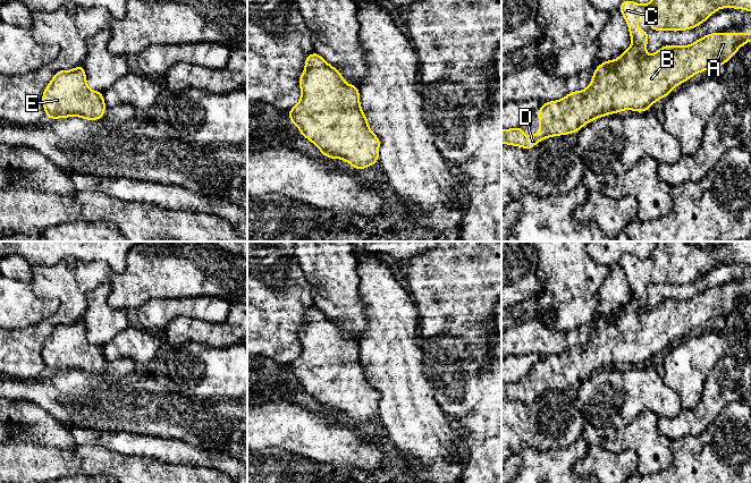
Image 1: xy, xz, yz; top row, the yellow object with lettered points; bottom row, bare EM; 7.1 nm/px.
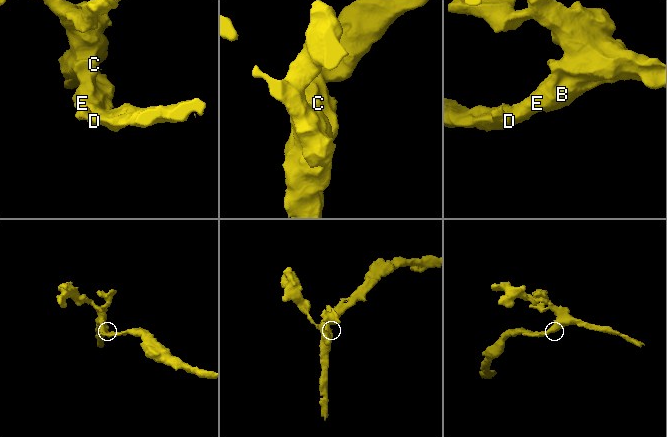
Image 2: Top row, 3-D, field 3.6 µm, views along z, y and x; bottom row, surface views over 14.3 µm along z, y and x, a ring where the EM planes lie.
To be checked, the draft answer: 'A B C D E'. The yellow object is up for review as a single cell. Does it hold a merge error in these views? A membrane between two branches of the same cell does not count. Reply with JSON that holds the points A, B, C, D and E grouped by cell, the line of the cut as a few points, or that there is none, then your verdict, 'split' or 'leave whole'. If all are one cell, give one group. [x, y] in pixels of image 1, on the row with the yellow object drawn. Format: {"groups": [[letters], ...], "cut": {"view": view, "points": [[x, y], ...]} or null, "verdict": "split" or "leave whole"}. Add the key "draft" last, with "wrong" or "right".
{"groups": [["A", "B", "C", "D", "E"]], "cut": null, "verdict": "leave whole", "draft": "right"}

